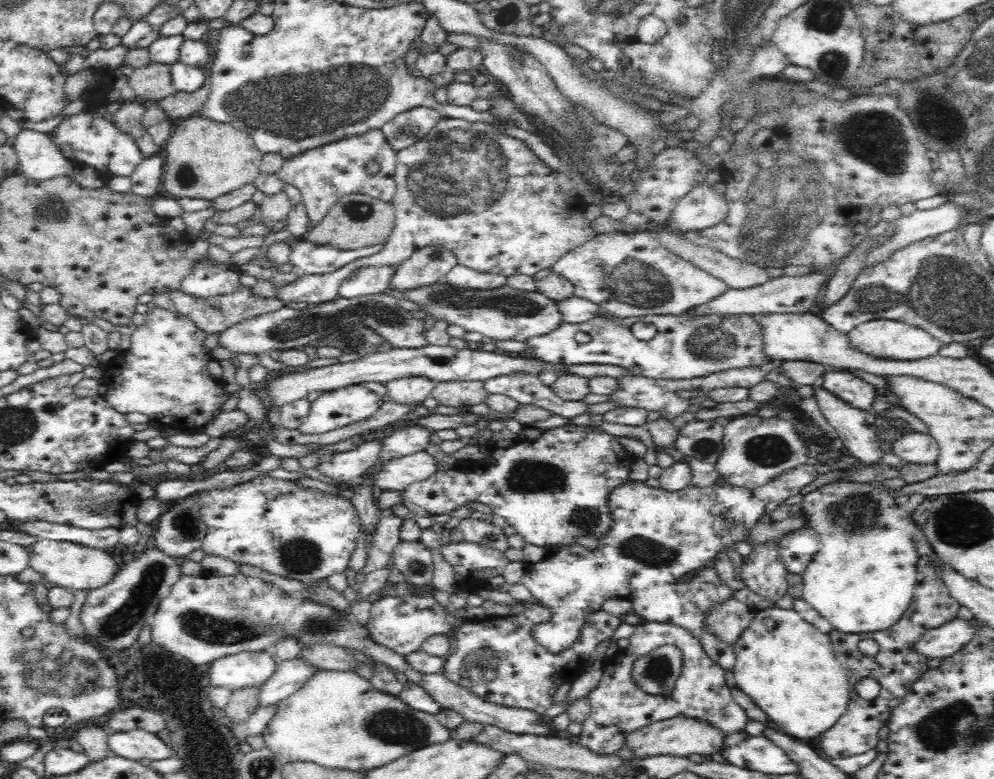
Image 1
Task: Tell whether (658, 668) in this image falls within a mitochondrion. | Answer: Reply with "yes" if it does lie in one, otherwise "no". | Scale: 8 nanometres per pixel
yes

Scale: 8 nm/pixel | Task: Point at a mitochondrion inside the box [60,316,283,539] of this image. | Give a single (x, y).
(92, 505)

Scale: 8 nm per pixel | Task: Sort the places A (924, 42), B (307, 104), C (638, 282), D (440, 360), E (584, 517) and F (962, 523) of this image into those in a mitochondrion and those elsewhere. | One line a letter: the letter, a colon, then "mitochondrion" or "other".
A: other
B: mitochondrion
C: mitochondrion
D: other
E: mitochondrion
F: mitochondrion

